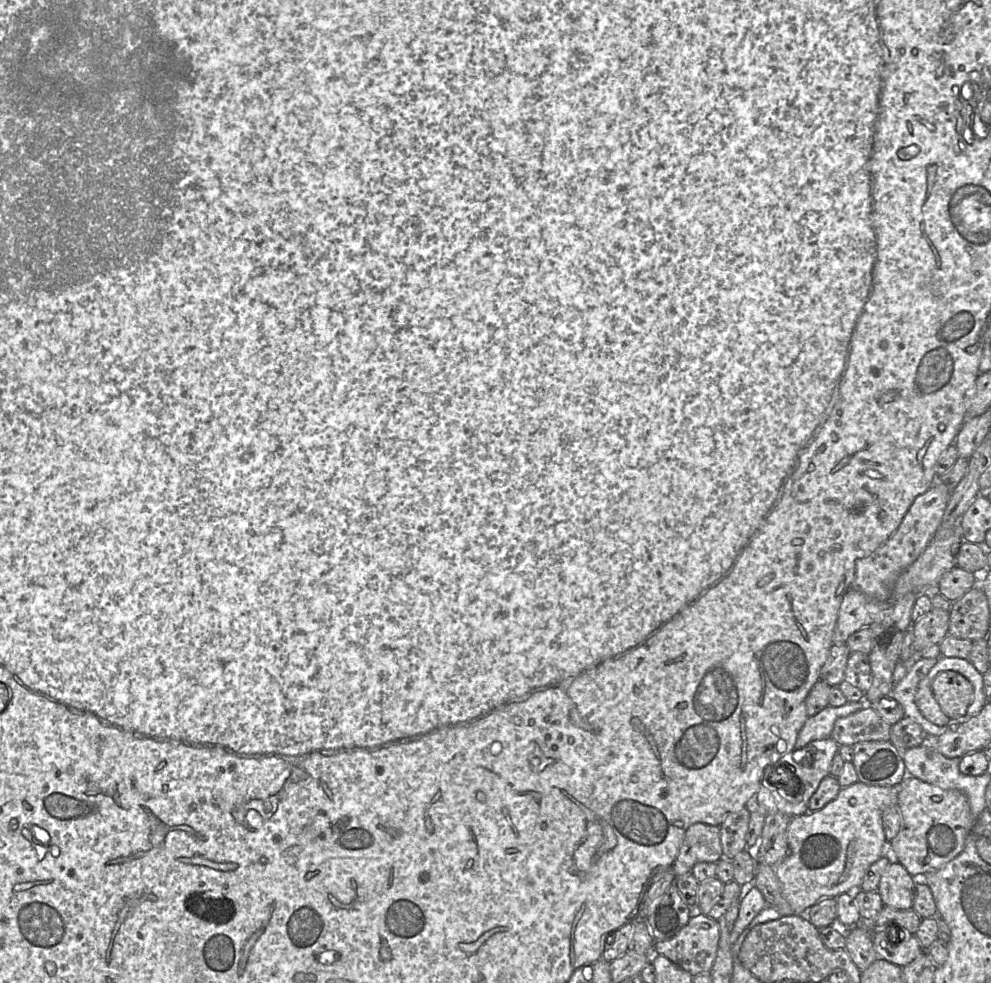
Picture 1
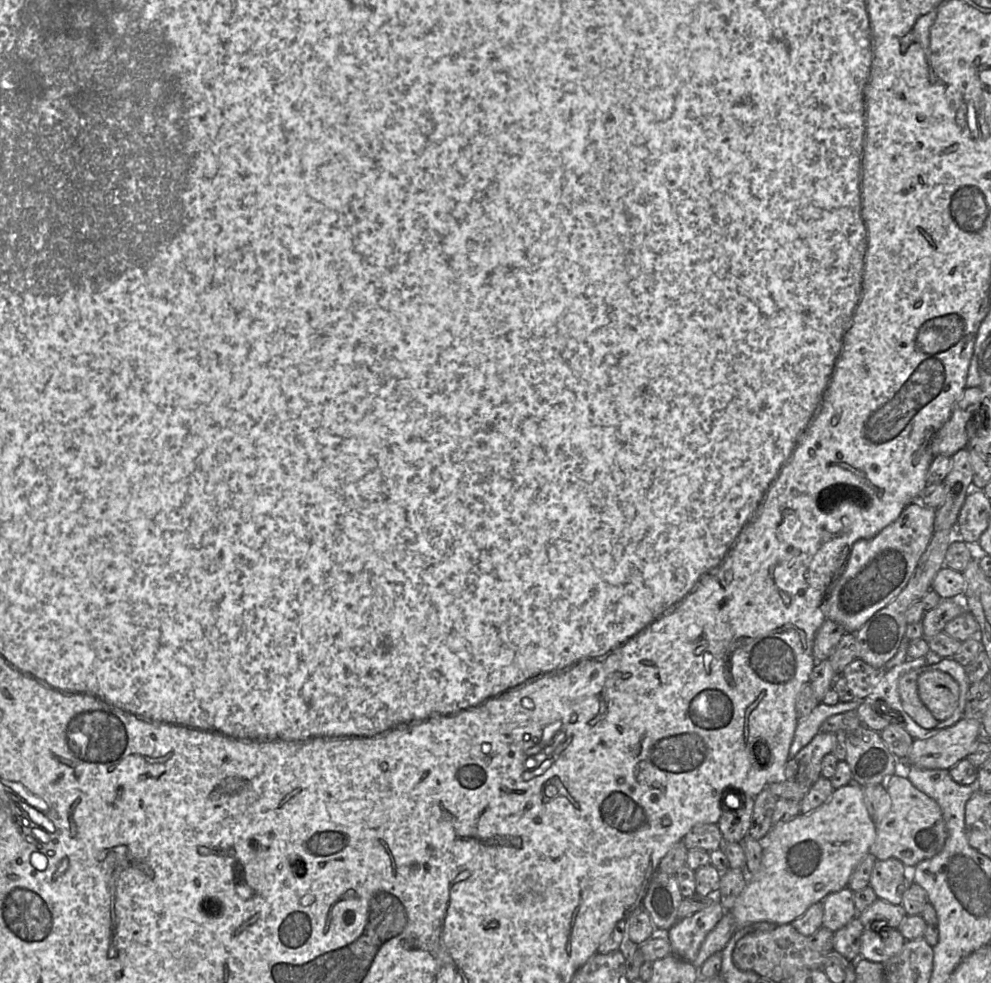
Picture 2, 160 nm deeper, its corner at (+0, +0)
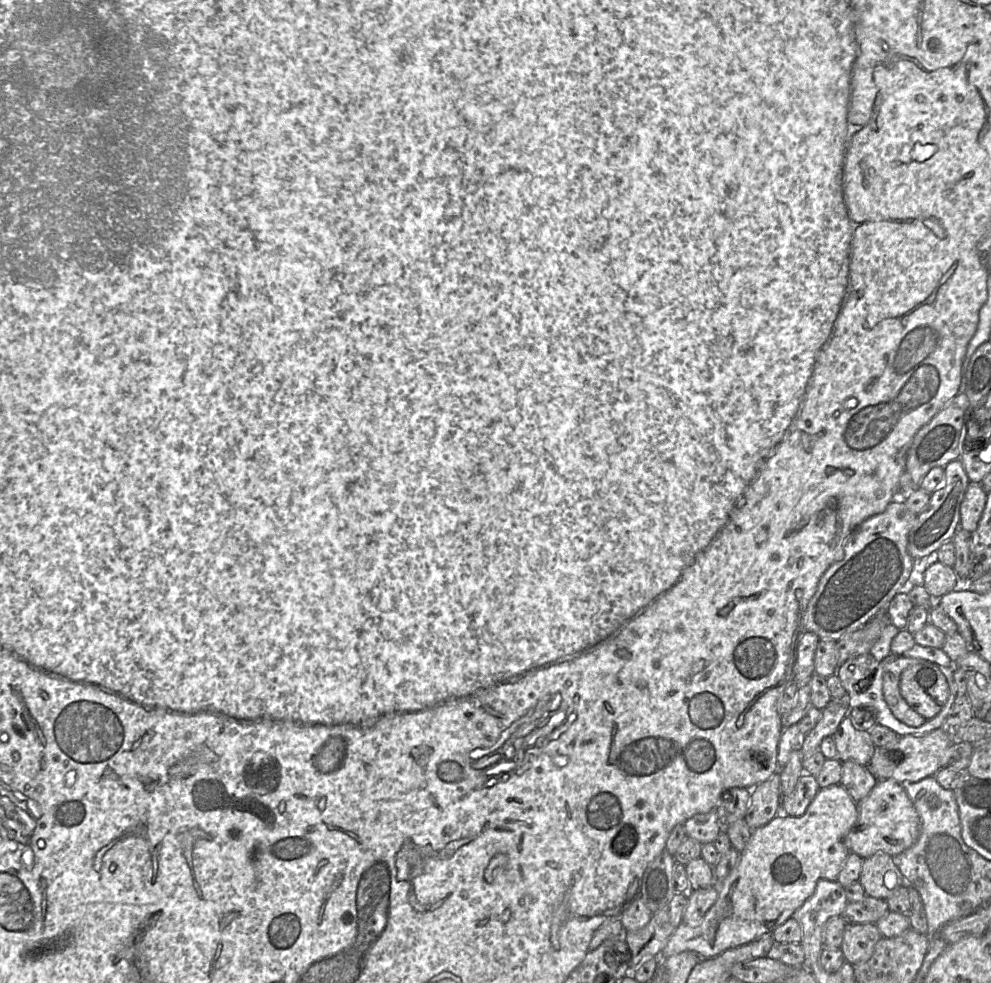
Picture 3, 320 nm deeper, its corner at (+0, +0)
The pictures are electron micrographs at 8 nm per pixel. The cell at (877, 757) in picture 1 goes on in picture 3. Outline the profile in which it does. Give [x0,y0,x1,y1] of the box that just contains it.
[832,714,875,766]

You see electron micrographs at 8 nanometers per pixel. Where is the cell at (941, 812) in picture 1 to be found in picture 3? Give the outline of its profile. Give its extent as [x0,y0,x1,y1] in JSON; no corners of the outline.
[844,779,920,859]

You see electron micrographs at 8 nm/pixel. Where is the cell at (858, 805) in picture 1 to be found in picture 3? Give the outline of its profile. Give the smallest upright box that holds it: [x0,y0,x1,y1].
[660,784,858,958]

